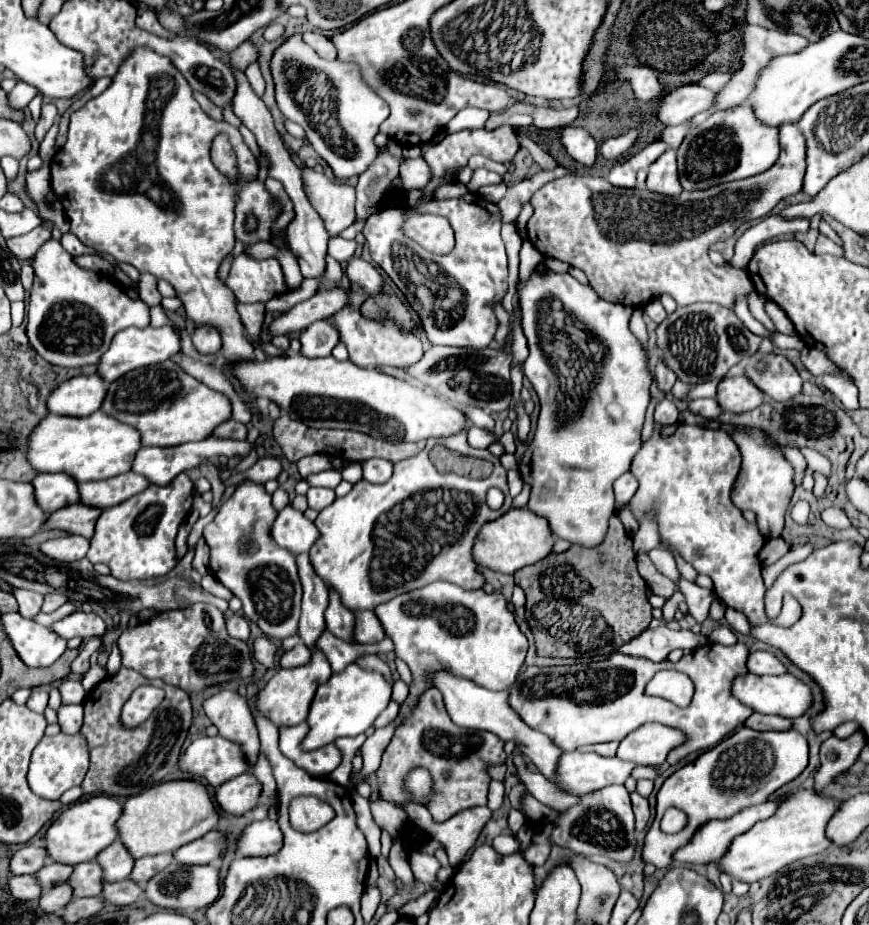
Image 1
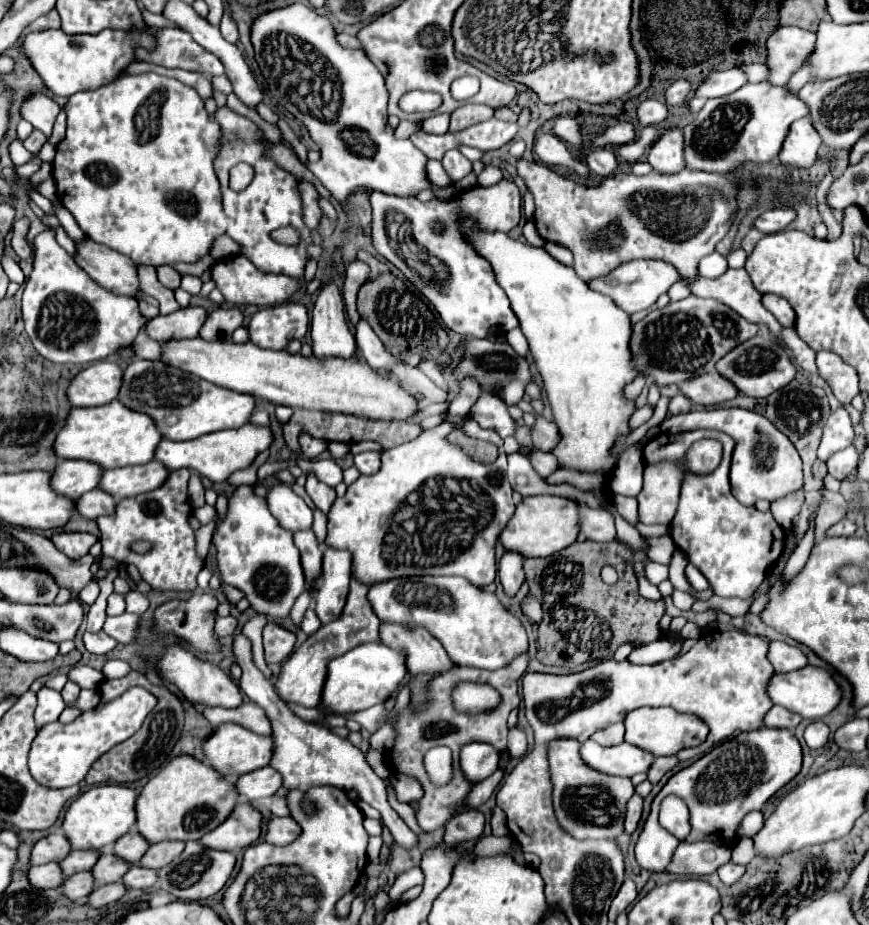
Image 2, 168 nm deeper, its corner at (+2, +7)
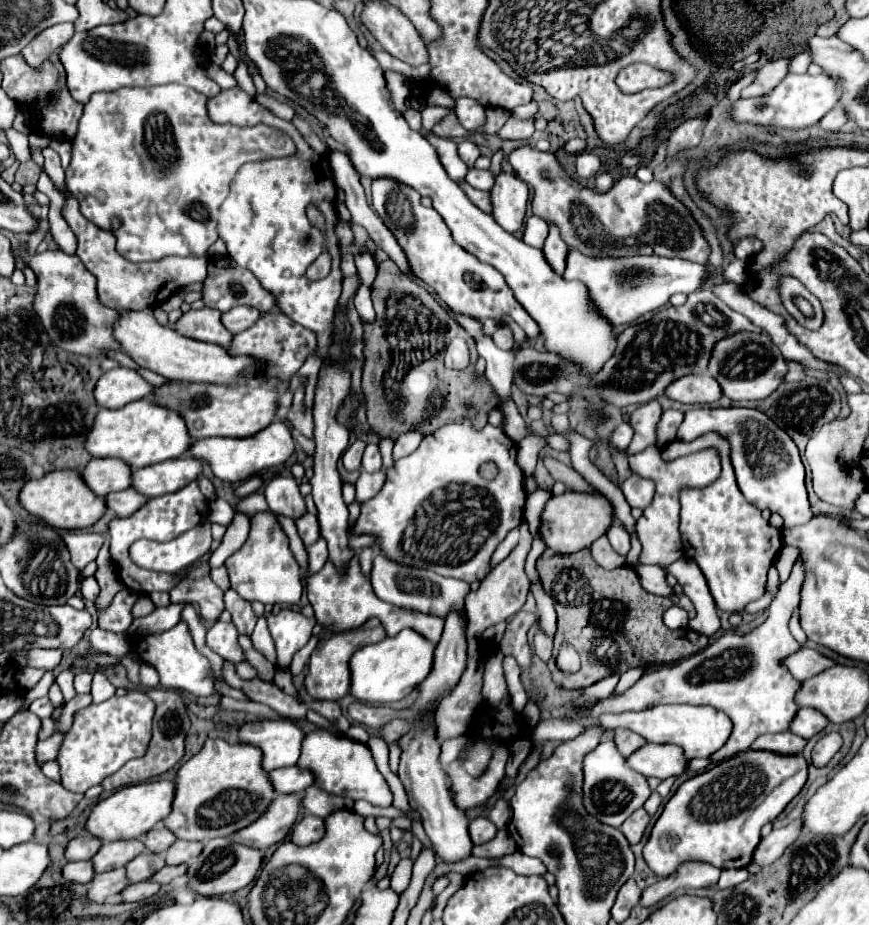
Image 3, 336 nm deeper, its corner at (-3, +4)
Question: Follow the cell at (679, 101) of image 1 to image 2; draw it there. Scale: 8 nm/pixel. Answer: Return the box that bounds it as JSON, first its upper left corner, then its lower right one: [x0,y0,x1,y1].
[694,68,746,98]

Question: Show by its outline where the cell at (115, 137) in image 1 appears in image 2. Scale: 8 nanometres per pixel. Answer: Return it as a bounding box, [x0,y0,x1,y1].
[52,72,228,266]

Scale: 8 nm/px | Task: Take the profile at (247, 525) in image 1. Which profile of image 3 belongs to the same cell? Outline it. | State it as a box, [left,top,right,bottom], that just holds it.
[225,513,303,605]

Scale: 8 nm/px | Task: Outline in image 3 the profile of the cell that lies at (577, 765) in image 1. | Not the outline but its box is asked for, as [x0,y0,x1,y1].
[627,743,689,777]

